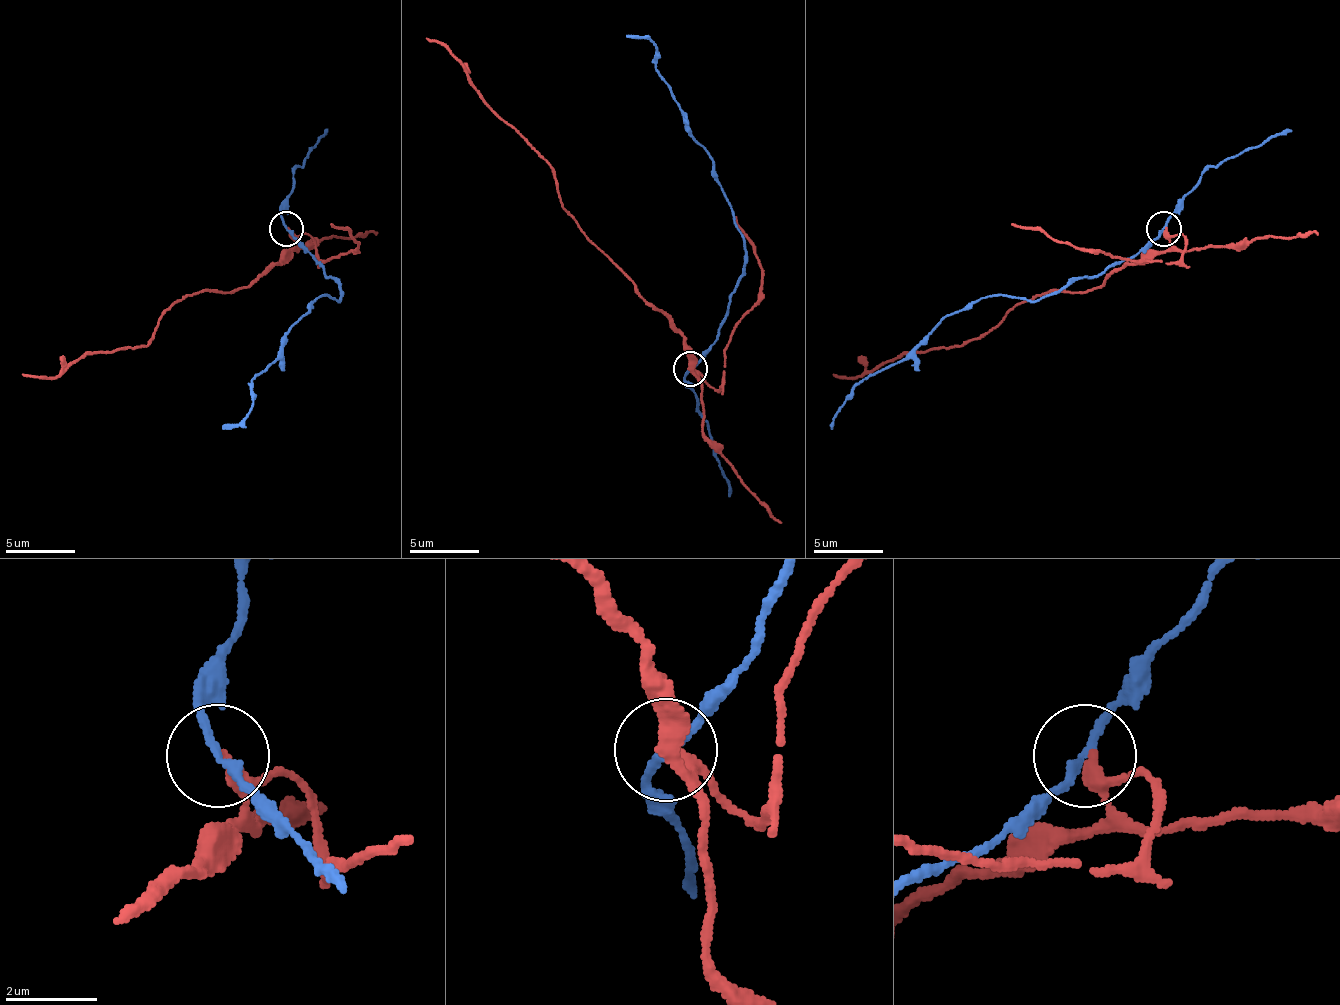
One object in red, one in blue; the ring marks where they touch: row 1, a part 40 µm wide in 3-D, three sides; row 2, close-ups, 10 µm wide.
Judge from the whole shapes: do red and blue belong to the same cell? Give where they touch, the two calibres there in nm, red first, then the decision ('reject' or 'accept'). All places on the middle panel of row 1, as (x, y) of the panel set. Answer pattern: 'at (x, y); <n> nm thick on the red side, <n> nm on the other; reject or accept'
at (690, 368); 200 nm thick on the red side, 160 nm on the other; reject

